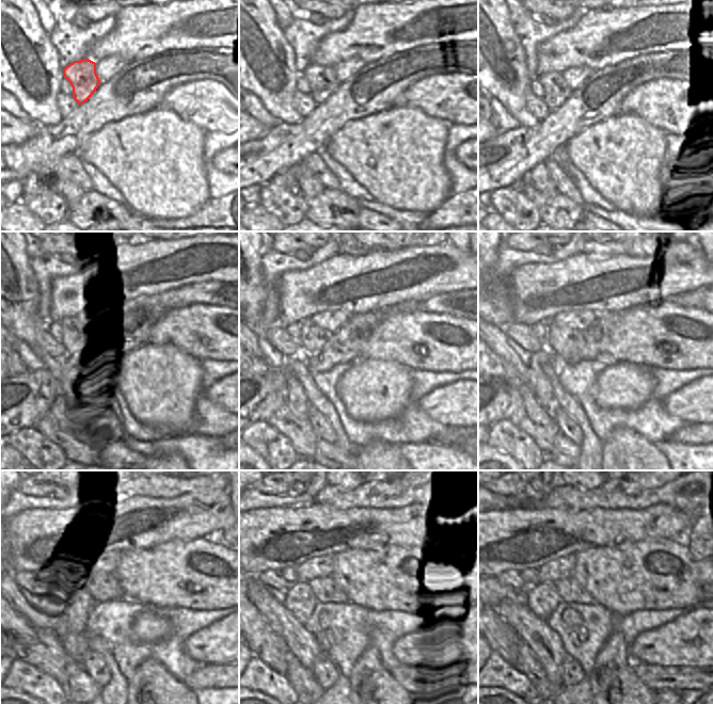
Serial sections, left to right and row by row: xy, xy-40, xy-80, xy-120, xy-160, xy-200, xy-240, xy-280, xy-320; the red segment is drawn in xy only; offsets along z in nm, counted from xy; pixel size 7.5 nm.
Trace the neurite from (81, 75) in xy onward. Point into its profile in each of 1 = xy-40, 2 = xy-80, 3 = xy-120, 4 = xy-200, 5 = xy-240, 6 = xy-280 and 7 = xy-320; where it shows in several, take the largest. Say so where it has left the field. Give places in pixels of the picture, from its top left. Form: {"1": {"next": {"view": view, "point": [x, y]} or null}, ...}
{"1": {"next": {"view": "xy-40", "point": [322, 81]}}, "2": {"next": {"view": "xy-80", "point": [556, 91]}}, "3": {"next": {"view": "xy-120", "point": [75, 334]}}, "4": {"next": {"view": "xy-200", "point": [559, 340]}}, "5": {"next": {"view": "xy-240", "point": [98, 587]}}, "6": {"next": {"view": "xy-280", "point": [326, 589]}}, "7": {"next": {"view": "xy-320", "point": [569, 591]}}}

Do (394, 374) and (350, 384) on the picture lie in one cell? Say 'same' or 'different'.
same

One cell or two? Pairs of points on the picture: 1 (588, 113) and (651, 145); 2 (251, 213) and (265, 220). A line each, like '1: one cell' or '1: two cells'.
1: two cells
2: one cell

